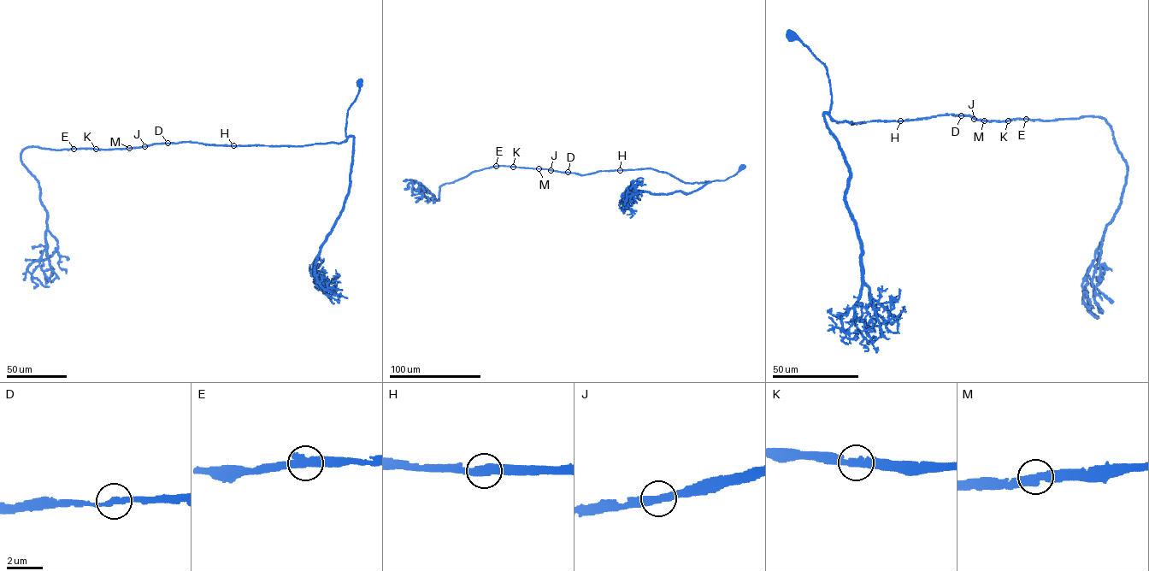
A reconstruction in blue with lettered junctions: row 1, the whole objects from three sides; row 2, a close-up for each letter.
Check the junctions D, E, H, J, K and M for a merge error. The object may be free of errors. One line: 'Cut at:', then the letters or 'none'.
Cut at: none

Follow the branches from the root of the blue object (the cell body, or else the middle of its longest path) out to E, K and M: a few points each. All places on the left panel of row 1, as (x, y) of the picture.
E: (359, 83), (359, 92), (348, 110), (347, 138), (339, 143), (237, 145), (184, 142), (124, 149), (73, 149)
K: (359, 83), (359, 92), (348, 110), (347, 138), (339, 143), (237, 145), (184, 142), (96, 149)
M: (359, 83), (359, 92), (348, 110), (347, 138), (339, 143), (237, 145), (184, 142), (129, 148)

